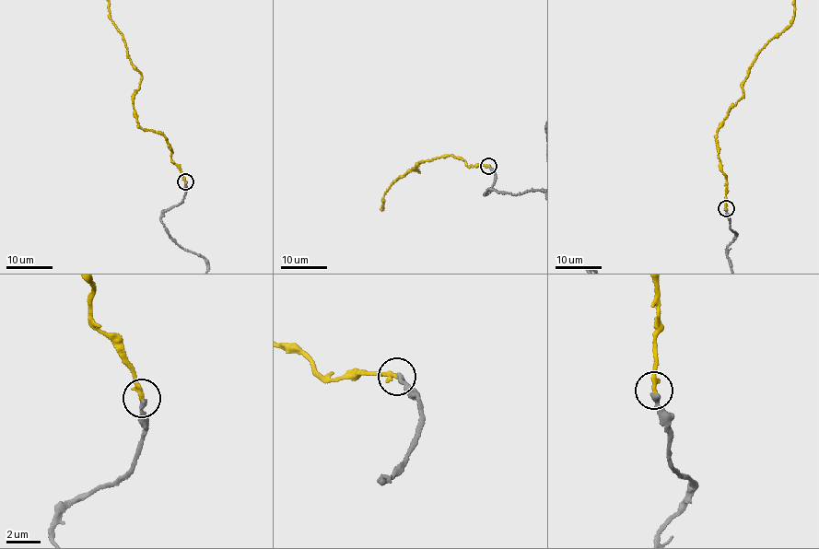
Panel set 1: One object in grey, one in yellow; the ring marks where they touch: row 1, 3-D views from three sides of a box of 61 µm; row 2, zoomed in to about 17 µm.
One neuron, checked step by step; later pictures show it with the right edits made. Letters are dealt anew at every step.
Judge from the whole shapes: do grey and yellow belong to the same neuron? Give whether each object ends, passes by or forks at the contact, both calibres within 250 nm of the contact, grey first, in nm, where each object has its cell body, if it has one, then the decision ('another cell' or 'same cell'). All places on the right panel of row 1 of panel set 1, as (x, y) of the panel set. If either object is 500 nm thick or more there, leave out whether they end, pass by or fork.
grey ends | yellow ends | 300/280 nm | grey none | yellow none | same cell

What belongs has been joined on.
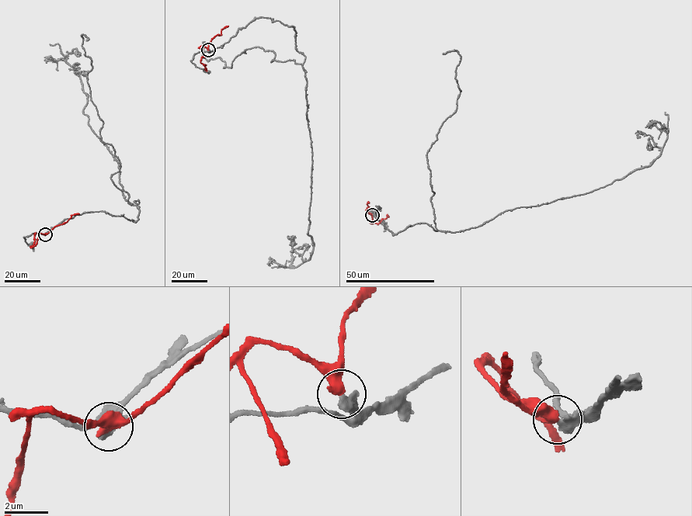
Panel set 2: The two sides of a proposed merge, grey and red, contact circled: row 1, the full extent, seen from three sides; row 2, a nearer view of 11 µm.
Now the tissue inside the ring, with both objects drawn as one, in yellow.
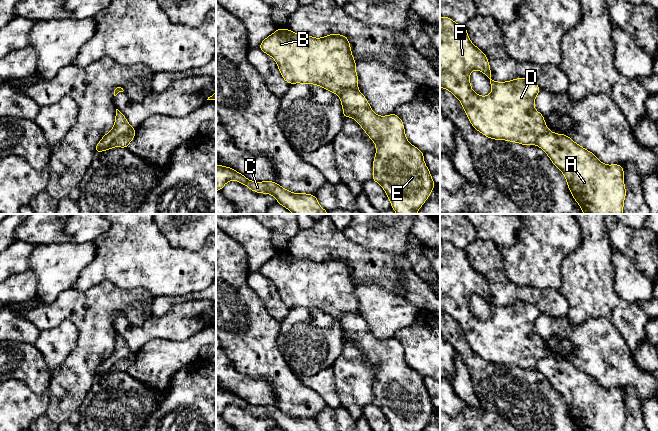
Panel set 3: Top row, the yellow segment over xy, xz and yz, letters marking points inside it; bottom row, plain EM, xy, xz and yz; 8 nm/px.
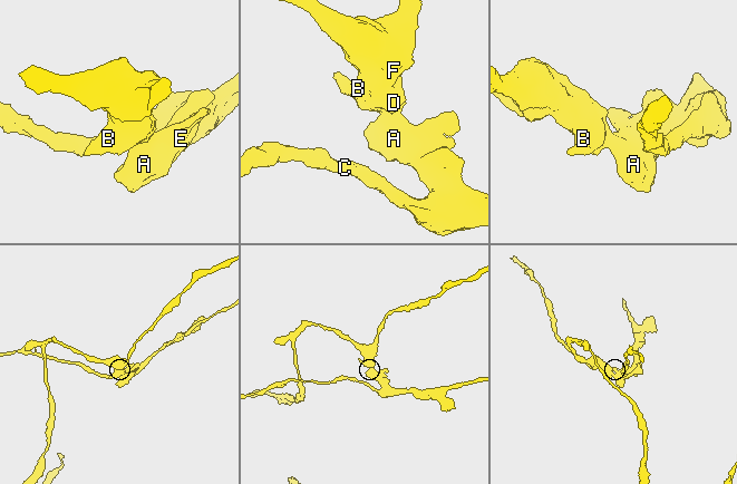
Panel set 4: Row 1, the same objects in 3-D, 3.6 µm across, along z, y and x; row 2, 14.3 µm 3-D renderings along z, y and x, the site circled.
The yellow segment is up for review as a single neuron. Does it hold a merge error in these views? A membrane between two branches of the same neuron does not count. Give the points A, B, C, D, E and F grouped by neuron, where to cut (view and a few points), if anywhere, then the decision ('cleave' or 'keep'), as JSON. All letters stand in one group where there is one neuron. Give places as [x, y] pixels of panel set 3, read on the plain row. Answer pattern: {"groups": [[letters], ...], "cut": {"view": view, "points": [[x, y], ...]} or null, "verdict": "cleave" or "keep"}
{"groups": [["A", "C", "E"], ["B", "D", "F"]], "cut": {"view": "xy", "points": [[133, 359], [121, 359], [107, 373]]}, "verdict": "cleave"}

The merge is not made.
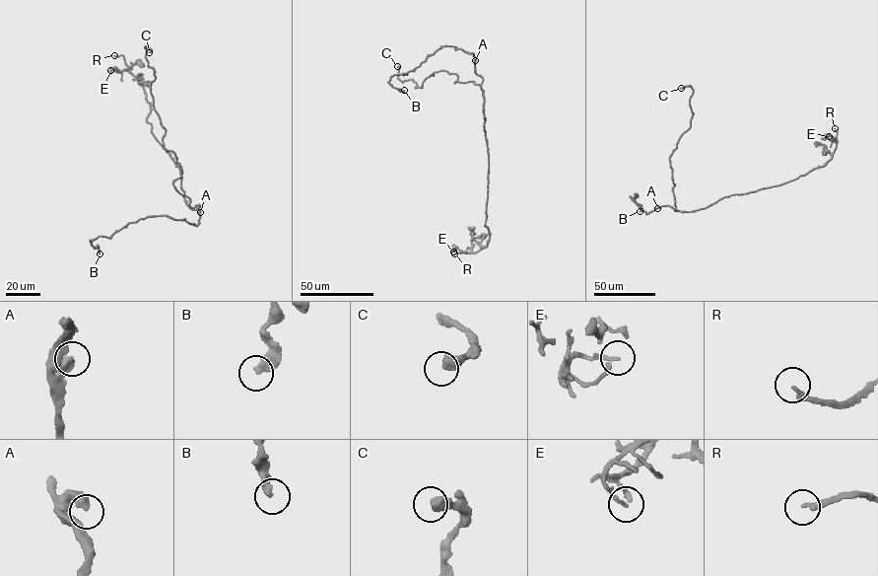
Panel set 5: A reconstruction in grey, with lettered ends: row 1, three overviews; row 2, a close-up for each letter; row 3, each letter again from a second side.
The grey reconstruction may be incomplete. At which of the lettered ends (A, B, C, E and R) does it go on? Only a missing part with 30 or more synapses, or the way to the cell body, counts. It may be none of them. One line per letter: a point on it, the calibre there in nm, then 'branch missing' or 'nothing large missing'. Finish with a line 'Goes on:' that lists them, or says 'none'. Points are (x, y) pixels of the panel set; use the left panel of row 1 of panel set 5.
A: place (200, 212); calibre 400 nm; nothing large missing
B: place (100, 253); calibre 340 nm; nothing large missing
C: place (149, 52); calibre 460 nm; nothing large missing
E: place (110, 70); calibre 130 nm; nothing large missing
R: place (114, 55); calibre 180 nm; branch missing
Goes on: R

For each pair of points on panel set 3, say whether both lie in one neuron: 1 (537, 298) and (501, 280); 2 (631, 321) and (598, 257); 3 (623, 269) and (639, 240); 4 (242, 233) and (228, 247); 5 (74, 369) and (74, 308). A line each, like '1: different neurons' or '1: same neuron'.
1: same neuron
2: same neuron
3: different neurons
4: different neurons
5: same neuron

